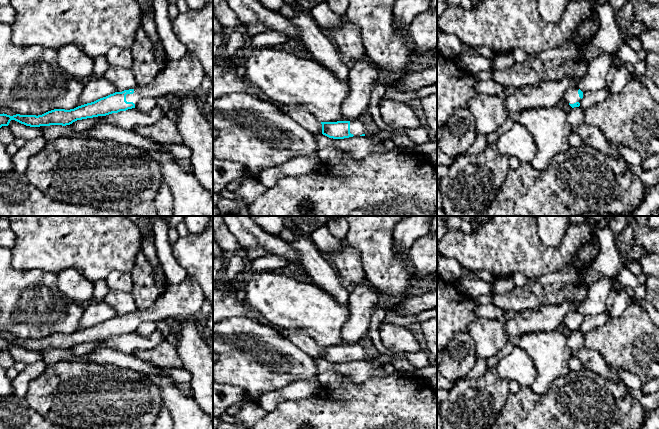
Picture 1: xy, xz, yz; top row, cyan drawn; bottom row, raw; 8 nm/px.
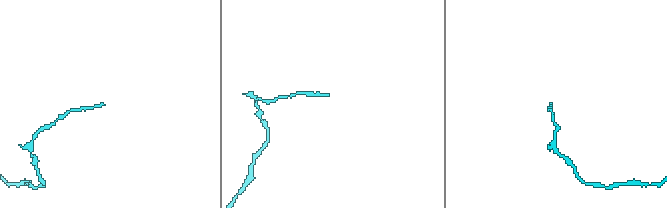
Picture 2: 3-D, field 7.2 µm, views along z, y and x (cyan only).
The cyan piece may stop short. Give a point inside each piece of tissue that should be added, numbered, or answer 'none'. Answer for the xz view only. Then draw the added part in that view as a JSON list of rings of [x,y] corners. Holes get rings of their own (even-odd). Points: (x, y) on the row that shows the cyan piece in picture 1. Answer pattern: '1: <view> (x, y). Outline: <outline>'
1: xz (357, 127). Outline: [[[361,119],[350,121],[350,133],[354,136],[360,136],[366,133],[364,122]]]

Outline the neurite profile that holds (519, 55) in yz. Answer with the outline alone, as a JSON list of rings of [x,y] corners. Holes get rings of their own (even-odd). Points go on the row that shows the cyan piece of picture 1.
[[[515,48],[512,50],[513,58],[515,63],[522,63],[527,60],[528,54],[520,48]]]

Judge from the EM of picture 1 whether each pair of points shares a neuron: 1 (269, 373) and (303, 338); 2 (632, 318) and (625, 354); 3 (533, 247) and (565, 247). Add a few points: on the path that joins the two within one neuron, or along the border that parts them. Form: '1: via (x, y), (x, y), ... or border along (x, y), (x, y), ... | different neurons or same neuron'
1: border along (277, 331), (314, 360) | different neurons
2: via (632, 327), (632, 340), (627, 345) | same neuron
3: via (541, 253), (557, 253) | same neuron

